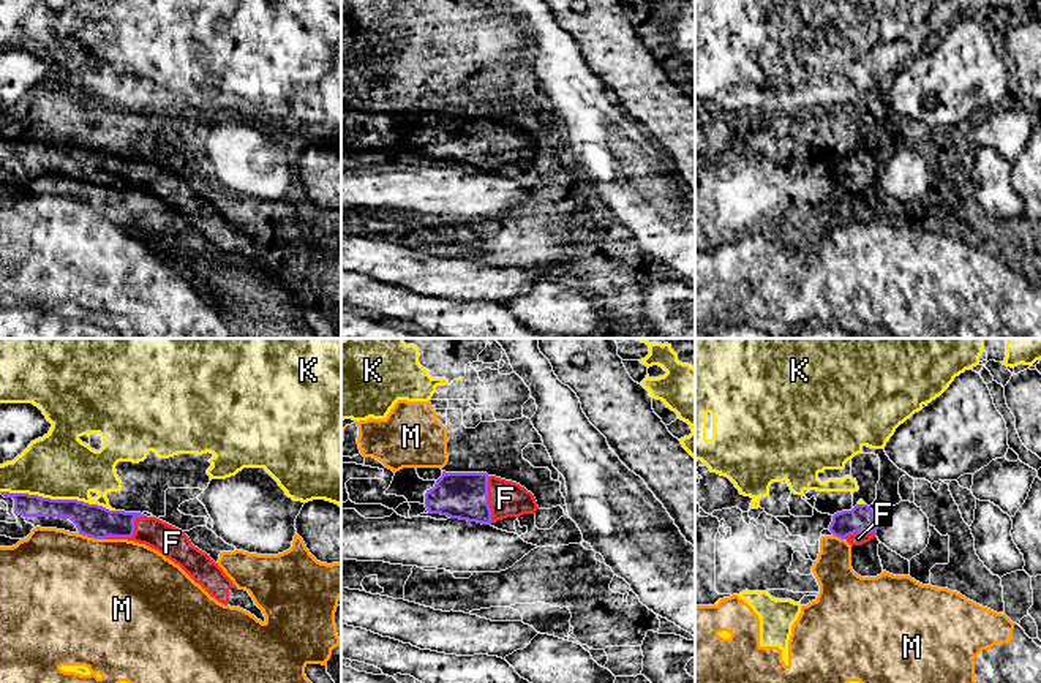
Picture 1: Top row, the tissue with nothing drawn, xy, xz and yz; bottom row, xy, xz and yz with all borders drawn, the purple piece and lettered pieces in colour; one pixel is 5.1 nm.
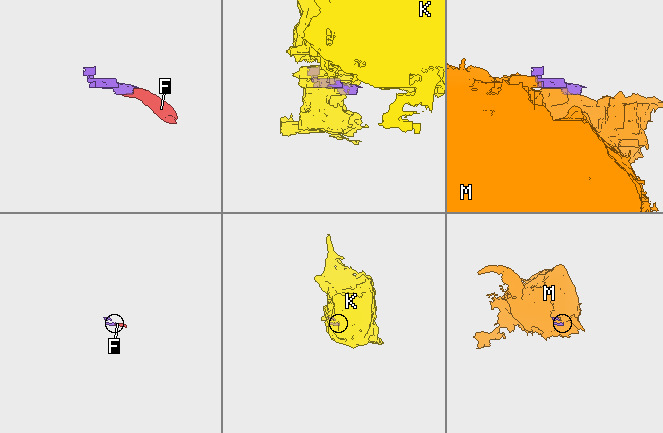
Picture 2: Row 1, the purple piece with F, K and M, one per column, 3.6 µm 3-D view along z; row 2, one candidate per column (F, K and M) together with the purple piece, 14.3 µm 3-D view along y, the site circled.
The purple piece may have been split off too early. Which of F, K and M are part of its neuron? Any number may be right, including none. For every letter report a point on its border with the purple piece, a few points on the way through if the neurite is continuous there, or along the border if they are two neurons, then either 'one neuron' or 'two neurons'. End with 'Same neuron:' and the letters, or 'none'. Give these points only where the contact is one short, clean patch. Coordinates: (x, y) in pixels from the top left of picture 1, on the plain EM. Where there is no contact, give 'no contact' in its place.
F: meets purple in xy at (130, 182); runs through xy (92, 166), (117, 169), (130, 182), (160, 181), (172, 188); one neuron
K: meets purple in xy at (57, 146); two neurons
M: meets purple in xy at (92, 182); two neurons
Same neuron: F

